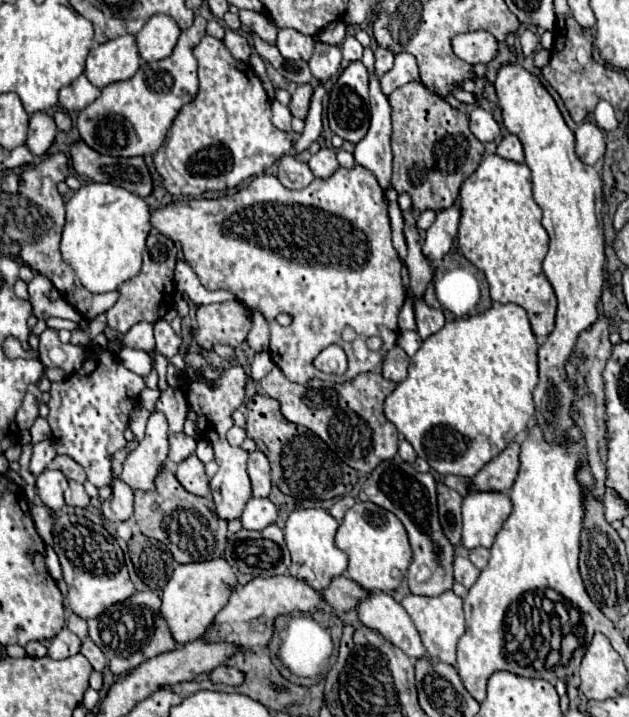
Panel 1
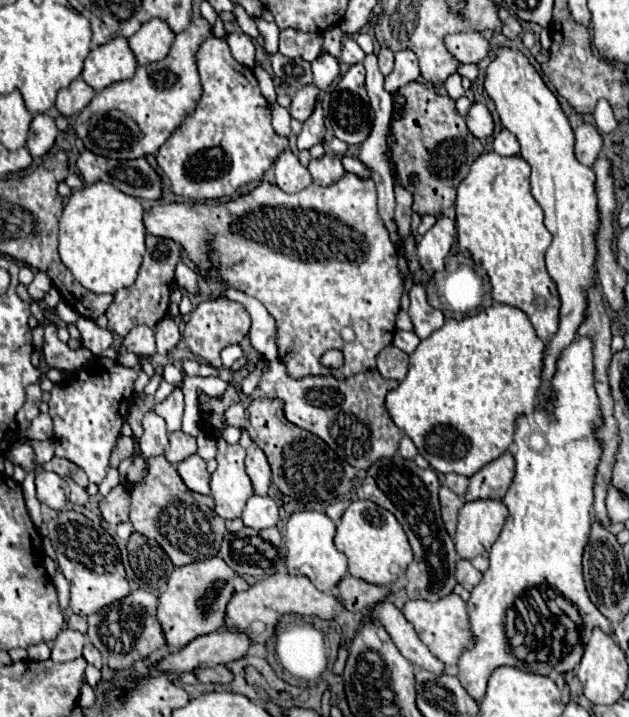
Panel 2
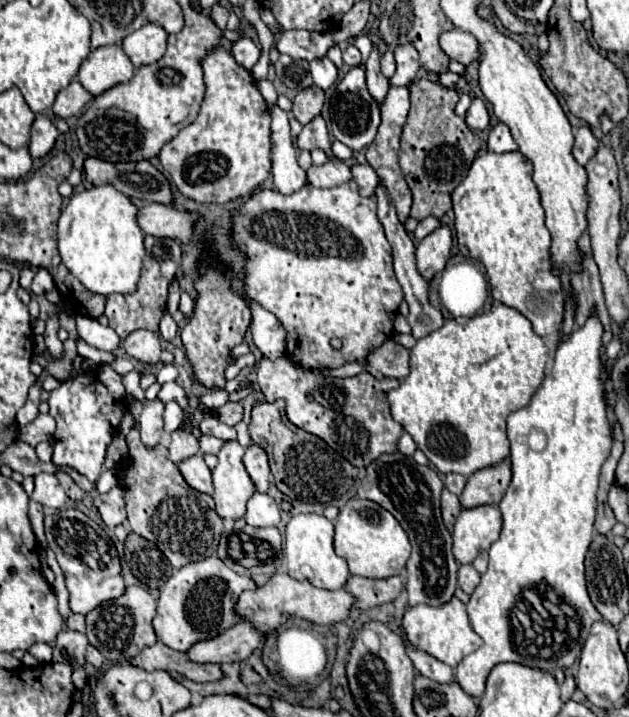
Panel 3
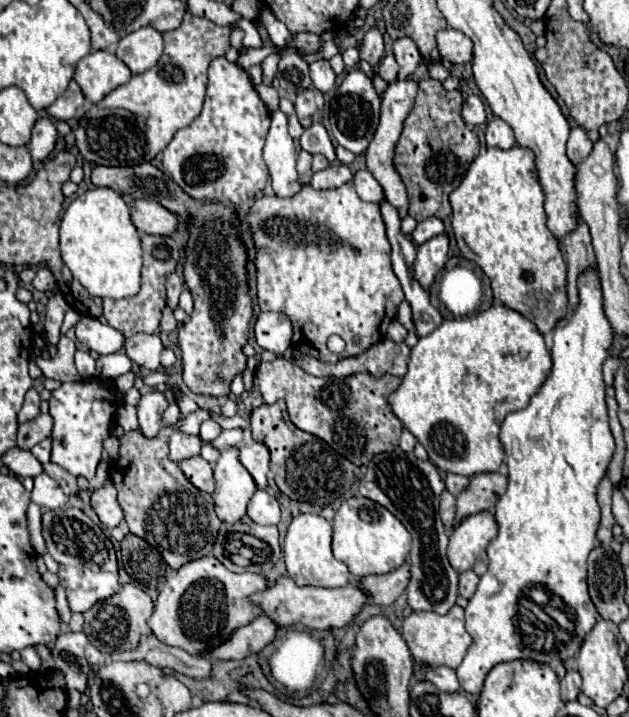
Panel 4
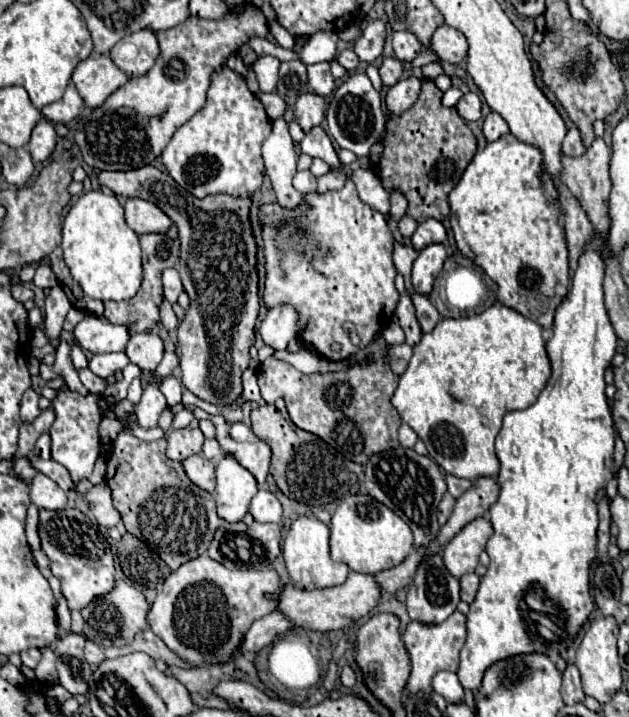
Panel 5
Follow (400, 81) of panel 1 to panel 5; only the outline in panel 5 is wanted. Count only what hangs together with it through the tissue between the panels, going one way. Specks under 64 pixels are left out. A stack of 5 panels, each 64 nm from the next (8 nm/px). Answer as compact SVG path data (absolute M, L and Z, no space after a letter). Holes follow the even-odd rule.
M410 30L392 32L392 46L394 46L394 54L396 54L396 58L400 62L414 60L420 54L420 50L422 50L420 40Z

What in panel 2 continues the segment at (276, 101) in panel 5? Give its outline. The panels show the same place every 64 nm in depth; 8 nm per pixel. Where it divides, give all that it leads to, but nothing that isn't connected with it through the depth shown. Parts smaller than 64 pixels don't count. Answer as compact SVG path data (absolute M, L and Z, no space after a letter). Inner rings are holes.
M256 66L254 68L254 74L256 74L256 80L260 84L260 90L262 90L262 96L274 104L276 102L276 92L274 92L274 84L272 84L272 78L266 74L266 70L262 66Z

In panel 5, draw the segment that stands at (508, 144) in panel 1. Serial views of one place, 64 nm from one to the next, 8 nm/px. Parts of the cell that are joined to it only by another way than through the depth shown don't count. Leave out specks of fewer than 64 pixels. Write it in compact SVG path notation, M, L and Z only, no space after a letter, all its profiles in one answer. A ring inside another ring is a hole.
M490 112L486 118L484 118L484 128L482 128L484 136L488 142L494 142L498 140L500 136L508 134L508 124L504 122L504 118L498 114L498 112Z

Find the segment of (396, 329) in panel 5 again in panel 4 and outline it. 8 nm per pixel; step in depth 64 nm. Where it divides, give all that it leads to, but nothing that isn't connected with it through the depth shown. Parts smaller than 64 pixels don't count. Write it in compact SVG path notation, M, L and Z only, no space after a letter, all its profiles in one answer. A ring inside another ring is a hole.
M392 322L390 324L390 328L388 328L388 332L386 332L386 338L390 338L390 340L394 340L394 342L404 342L404 338L406 338L406 328L400 324L400 322Z

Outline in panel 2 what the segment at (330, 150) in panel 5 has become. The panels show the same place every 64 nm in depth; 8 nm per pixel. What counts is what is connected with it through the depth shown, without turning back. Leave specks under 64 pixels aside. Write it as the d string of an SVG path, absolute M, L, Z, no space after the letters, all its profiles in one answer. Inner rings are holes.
M318 104L314 114L304 122L302 132L298 134L298 150L308 150L314 144L322 144L324 142L324 134L326 134L326 128L324 128L323 109Z

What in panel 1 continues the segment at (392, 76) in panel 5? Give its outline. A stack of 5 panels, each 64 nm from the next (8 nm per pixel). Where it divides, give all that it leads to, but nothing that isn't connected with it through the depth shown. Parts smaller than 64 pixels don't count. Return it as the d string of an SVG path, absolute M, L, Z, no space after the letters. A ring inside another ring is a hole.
M378 48L374 52L374 58L376 58L376 74L378 76L384 76L390 68L392 68L392 60L394 60L394 54L386 48Z

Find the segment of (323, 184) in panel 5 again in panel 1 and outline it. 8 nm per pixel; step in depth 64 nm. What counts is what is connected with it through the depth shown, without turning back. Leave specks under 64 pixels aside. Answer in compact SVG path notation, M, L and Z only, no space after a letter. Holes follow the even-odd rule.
M322 146L320 152L310 158L308 166L310 166L310 170L314 172L316 178L322 178L322 180L330 178L340 168L338 166L338 160L336 160L336 150Z

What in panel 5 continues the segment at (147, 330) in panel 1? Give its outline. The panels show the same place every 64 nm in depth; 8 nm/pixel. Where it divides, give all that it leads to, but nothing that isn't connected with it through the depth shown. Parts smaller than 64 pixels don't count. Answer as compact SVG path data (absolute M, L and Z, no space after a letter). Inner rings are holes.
M152 332L134 334L126 348L126 356L130 358L130 362L140 366L144 372L152 372L160 364L162 354L164 354L162 340Z

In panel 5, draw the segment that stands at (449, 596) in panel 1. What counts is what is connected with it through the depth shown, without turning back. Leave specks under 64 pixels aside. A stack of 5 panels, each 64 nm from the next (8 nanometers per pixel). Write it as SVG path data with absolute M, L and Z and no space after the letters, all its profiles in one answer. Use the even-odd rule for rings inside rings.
M454 612L446 622L438 626L422 626L418 622L410 622L404 630L404 646L410 654L410 680L406 682L406 692L416 694L416 692L432 692L432 678L440 670L458 670L458 654L460 648L466 642L466 616L462 612Z

